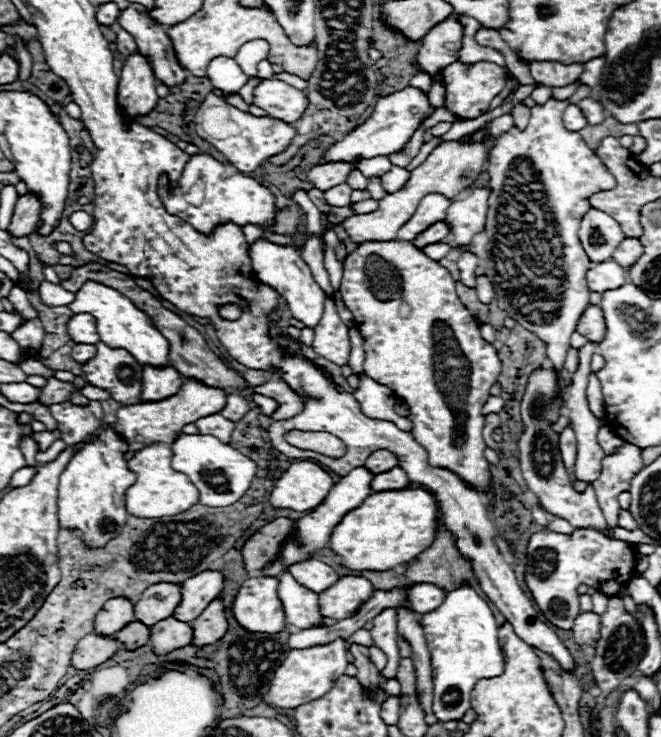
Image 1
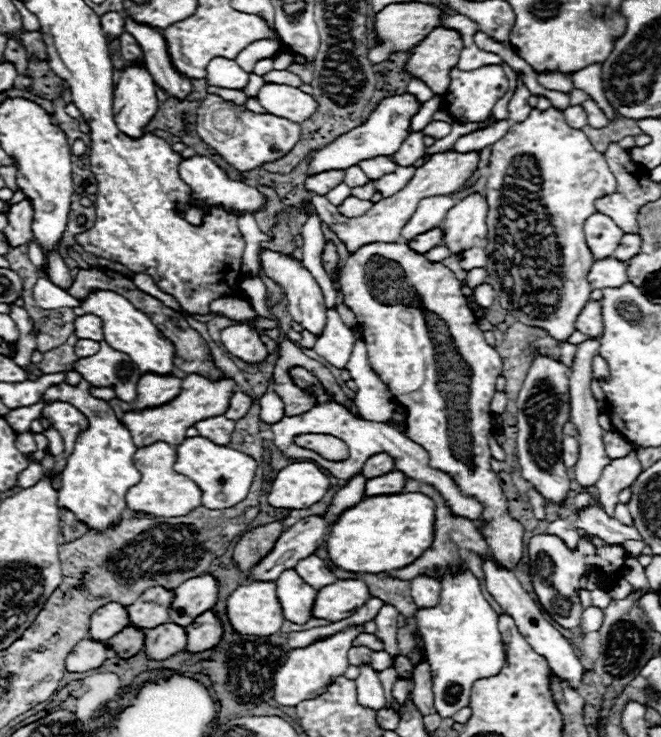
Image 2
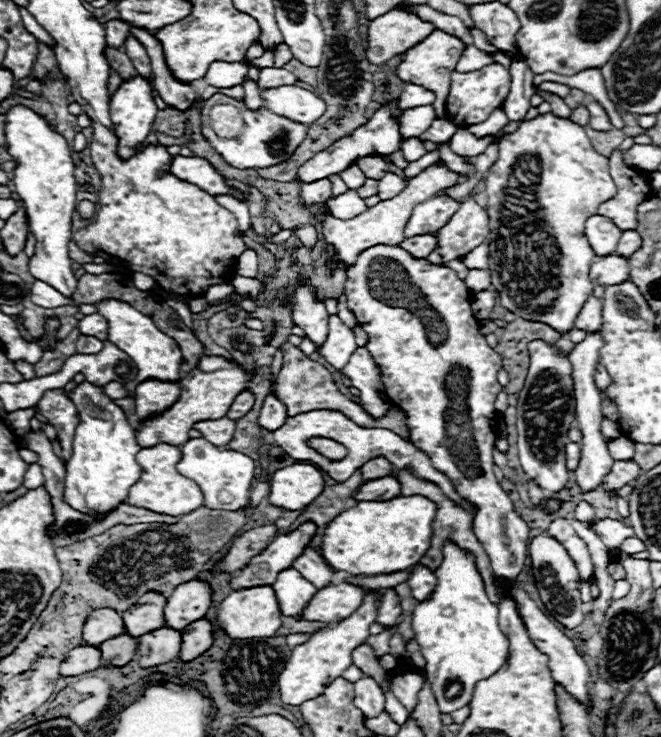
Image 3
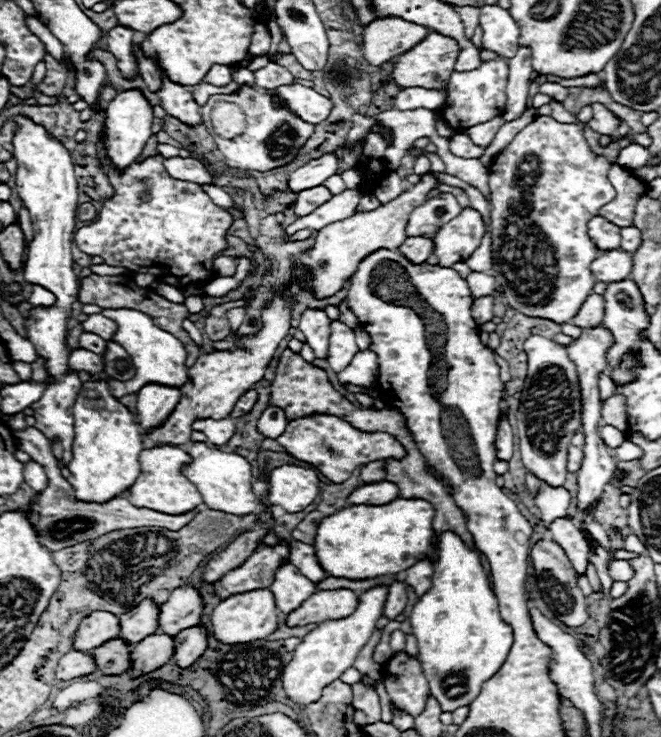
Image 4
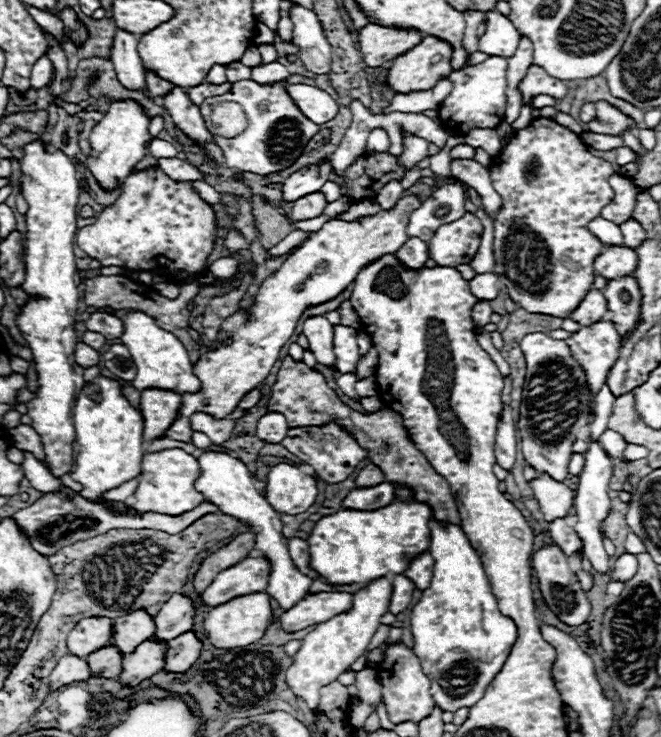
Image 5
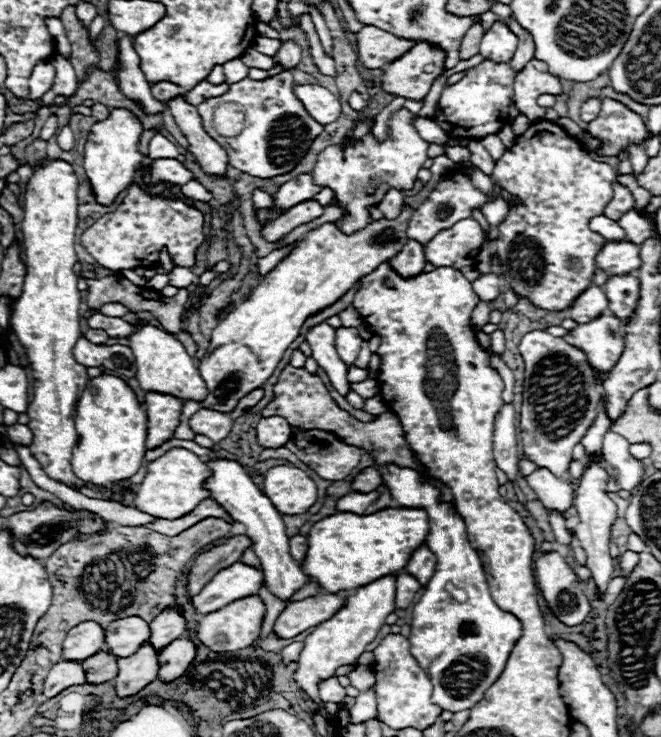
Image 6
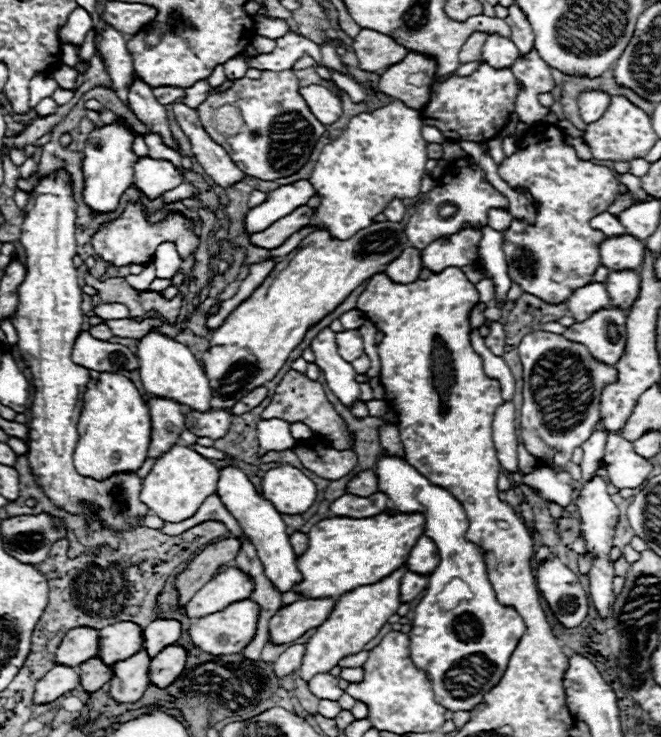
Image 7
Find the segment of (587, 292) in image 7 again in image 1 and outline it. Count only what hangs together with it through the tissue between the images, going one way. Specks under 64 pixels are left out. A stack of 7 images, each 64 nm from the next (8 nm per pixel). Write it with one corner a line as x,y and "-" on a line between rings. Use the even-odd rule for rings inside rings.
590,304
584,314
580,316
580,324
576,326
576,332
580,332
582,336
586,336
590,342
600,342
606,334
606,324
604,324
604,316
600,306

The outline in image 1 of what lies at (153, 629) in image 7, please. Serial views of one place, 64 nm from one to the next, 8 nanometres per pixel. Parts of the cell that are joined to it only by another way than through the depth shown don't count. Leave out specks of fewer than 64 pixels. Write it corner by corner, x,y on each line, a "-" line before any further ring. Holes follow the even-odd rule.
206,570
196,574
180,584
182,600
174,610
174,618
180,622
192,622
214,598
220,596
224,586
224,578
216,570

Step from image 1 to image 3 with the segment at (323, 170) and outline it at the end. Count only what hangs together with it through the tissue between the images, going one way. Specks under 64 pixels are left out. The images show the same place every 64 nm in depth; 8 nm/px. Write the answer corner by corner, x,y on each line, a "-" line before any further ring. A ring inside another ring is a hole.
324,178
324,180
312,182
312,184
304,184
300,188
300,196
302,196
302,204
304,206
326,202
332,196
332,192
330,192
330,180

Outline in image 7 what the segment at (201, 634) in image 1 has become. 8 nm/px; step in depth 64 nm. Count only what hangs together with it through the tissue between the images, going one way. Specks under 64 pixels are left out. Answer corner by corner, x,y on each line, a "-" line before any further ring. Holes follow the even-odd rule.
172,644
172,646
166,646
158,656
152,658
150,662
150,684
154,686
170,686
184,670
184,664
186,664
186,650
178,644

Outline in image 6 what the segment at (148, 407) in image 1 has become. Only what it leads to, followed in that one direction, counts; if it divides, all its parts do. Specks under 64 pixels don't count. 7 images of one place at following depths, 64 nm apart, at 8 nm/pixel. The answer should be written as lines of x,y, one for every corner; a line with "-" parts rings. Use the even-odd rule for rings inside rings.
404,206
396,220
372,220
366,228
352,236
340,234
334,222
322,224
308,232
292,252
262,278
248,300
234,306
234,310
218,322
210,336
206,356
200,360
200,374
208,386
208,396
202,404
184,402
180,426
174,438
192,440
188,418
200,410
210,408
218,412
230,412
244,394
260,388
276,370
284,352
298,338
302,324
308,316
338,302
364,274
370,274
382,262
394,258
398,250
408,242
406,226
412,210

